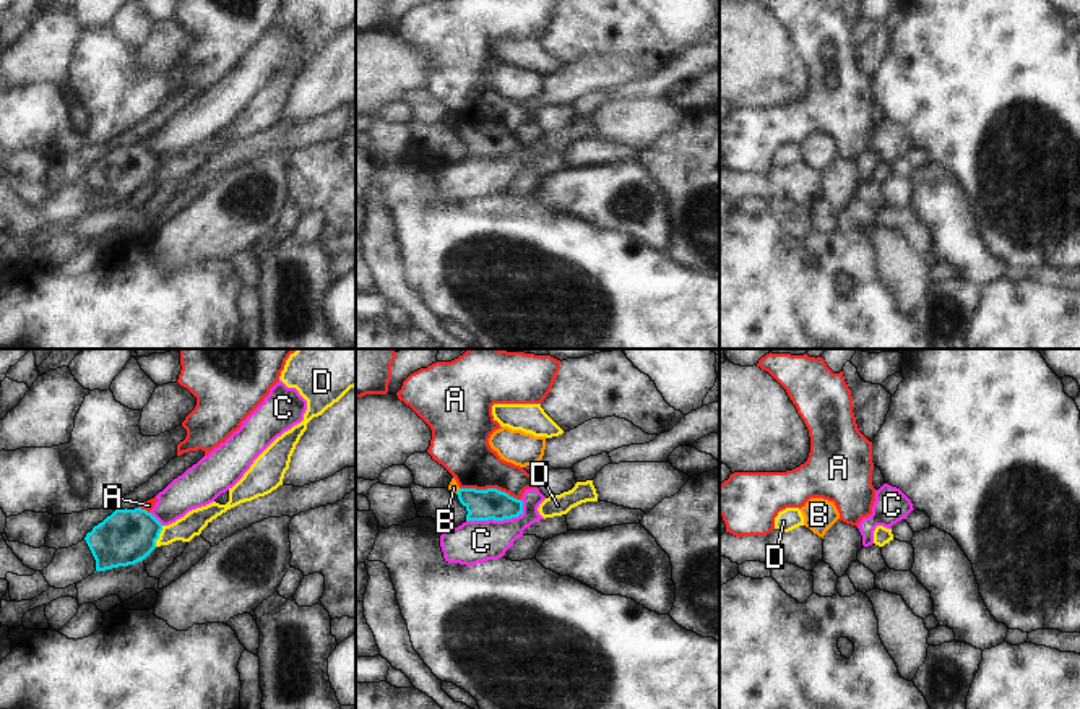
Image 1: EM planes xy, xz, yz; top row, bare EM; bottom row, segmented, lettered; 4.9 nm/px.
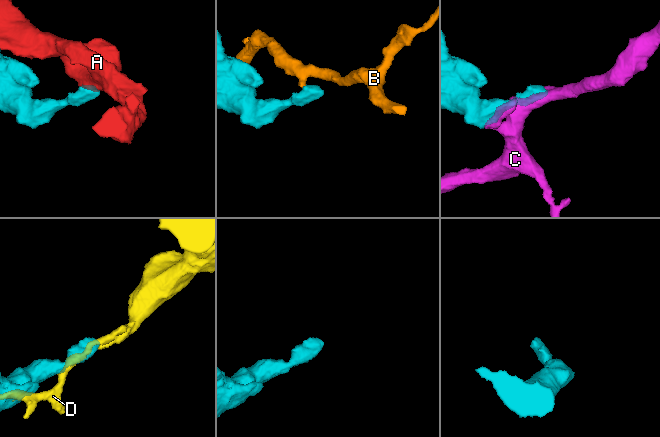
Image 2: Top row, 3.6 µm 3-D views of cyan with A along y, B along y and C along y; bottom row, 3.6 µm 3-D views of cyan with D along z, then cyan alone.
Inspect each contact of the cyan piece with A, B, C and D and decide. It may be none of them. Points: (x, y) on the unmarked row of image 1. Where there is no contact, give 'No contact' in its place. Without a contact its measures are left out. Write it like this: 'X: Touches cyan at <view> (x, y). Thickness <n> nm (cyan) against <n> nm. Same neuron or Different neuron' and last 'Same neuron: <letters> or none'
A: Touches cyan at xz (491, 125). Thickness 160 nm (cyan) against 260 nm. Different neuron
B: Touches cyan at xz (458, 128). Thickness 160 nm (cyan) against 50 nm. Different neuron
C: Touches cyan at xz (499, 156). Thickness 160 nm (cyan) against 220 nm. Different neuron
D: Touches cyan at xy (158, 172). Thickness 280 nm (cyan) against 120 nm. Different neuron
Same neuron: none.

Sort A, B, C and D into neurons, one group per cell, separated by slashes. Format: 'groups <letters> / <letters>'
groups A / B / C / D

